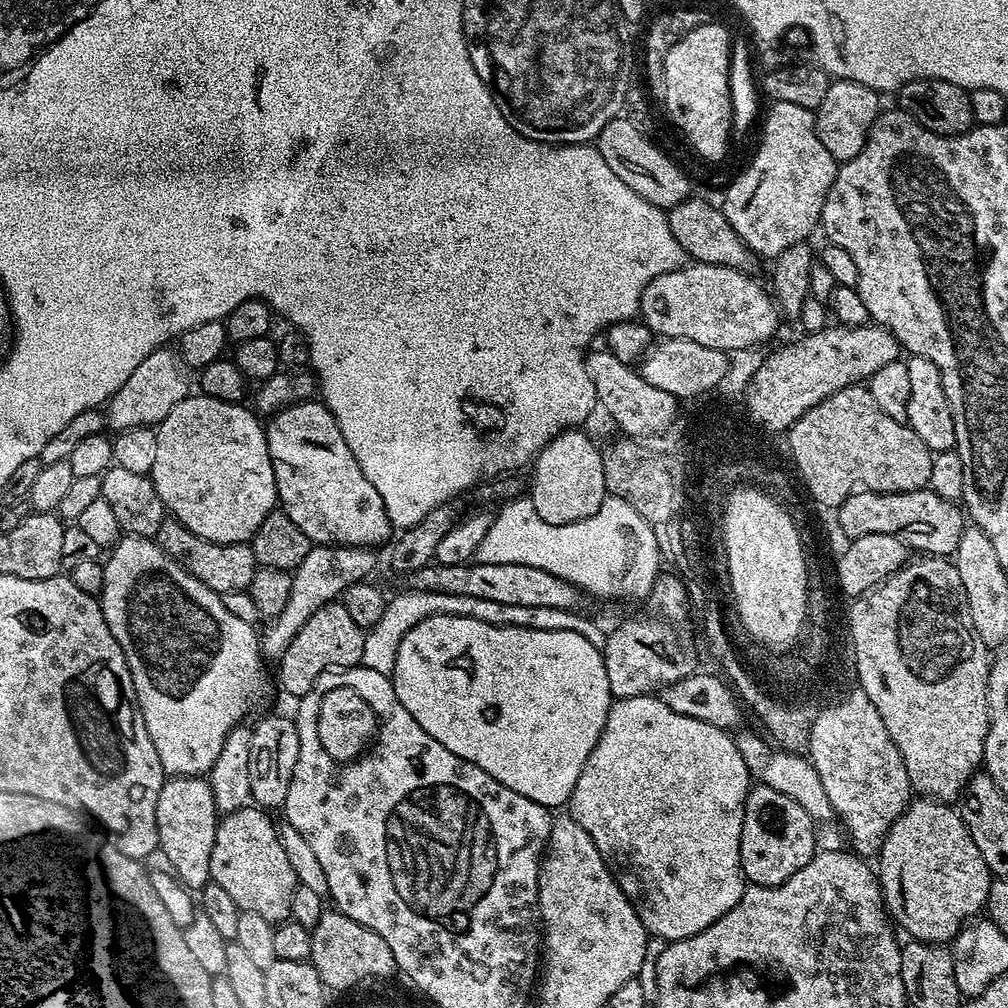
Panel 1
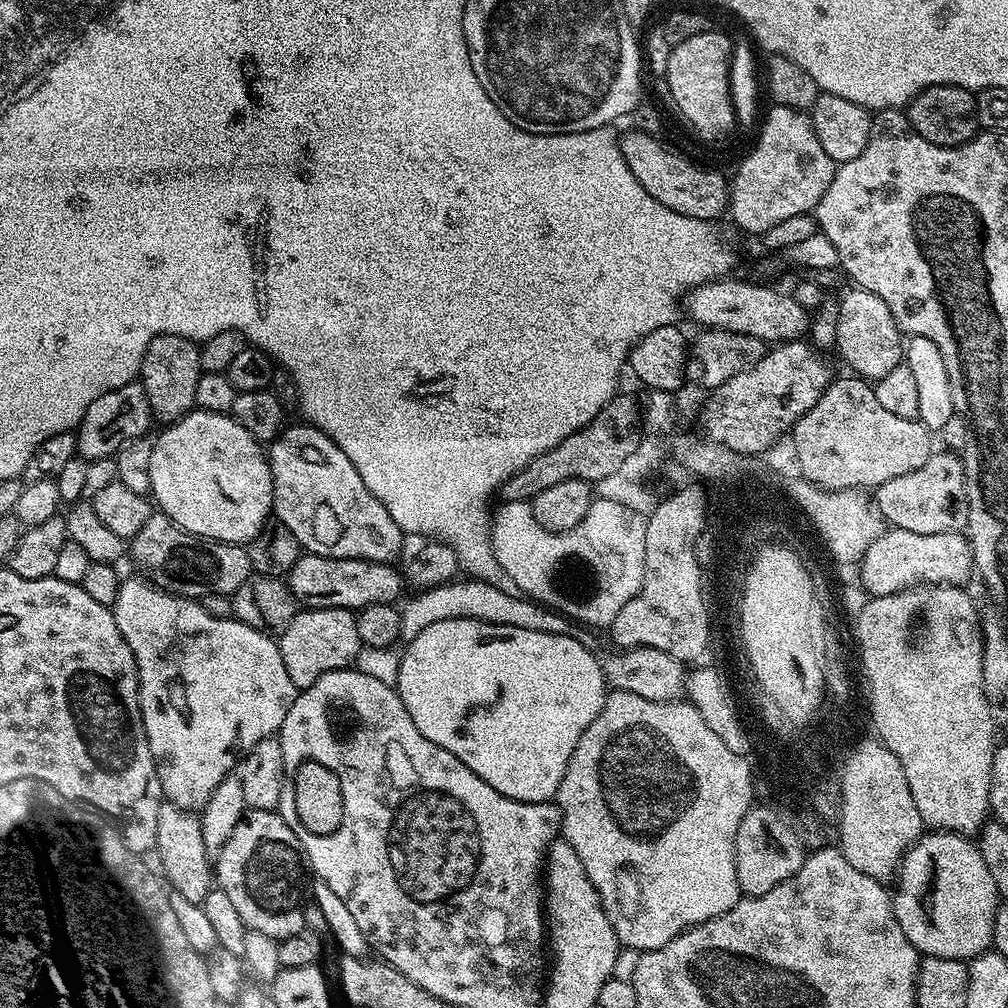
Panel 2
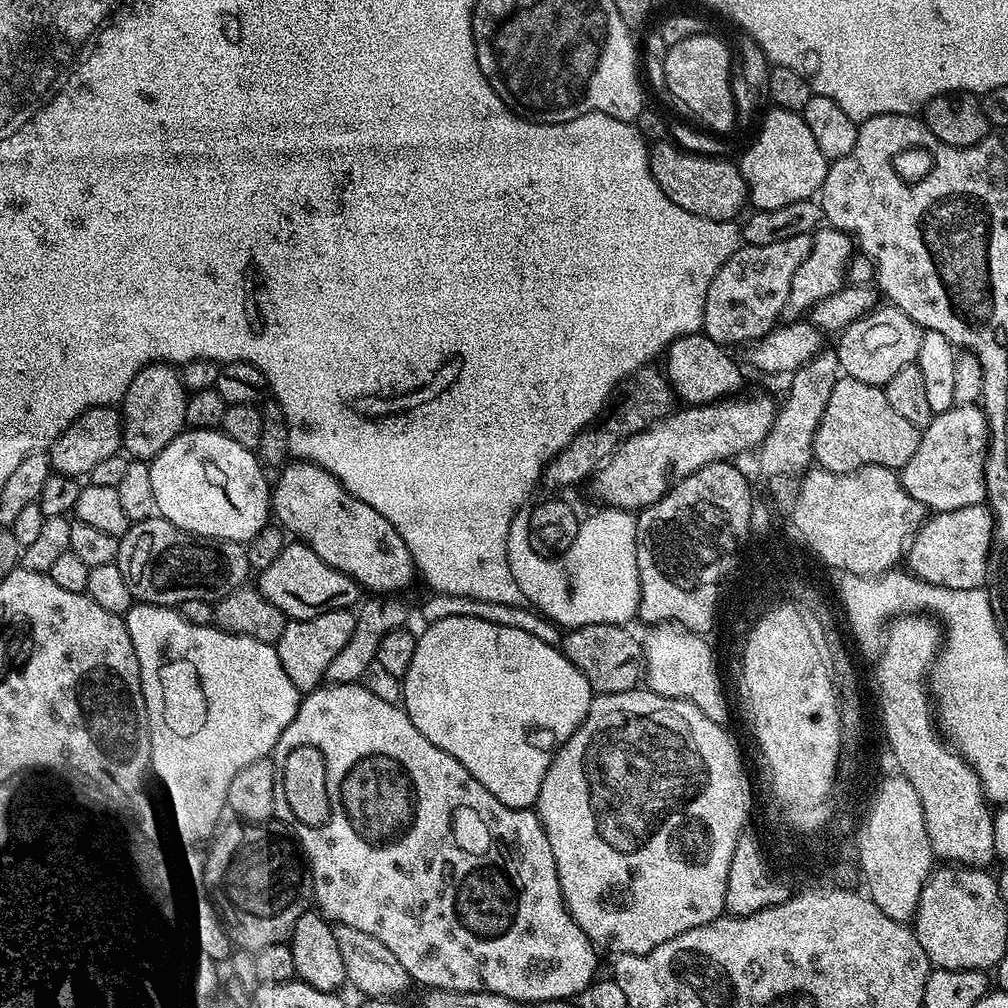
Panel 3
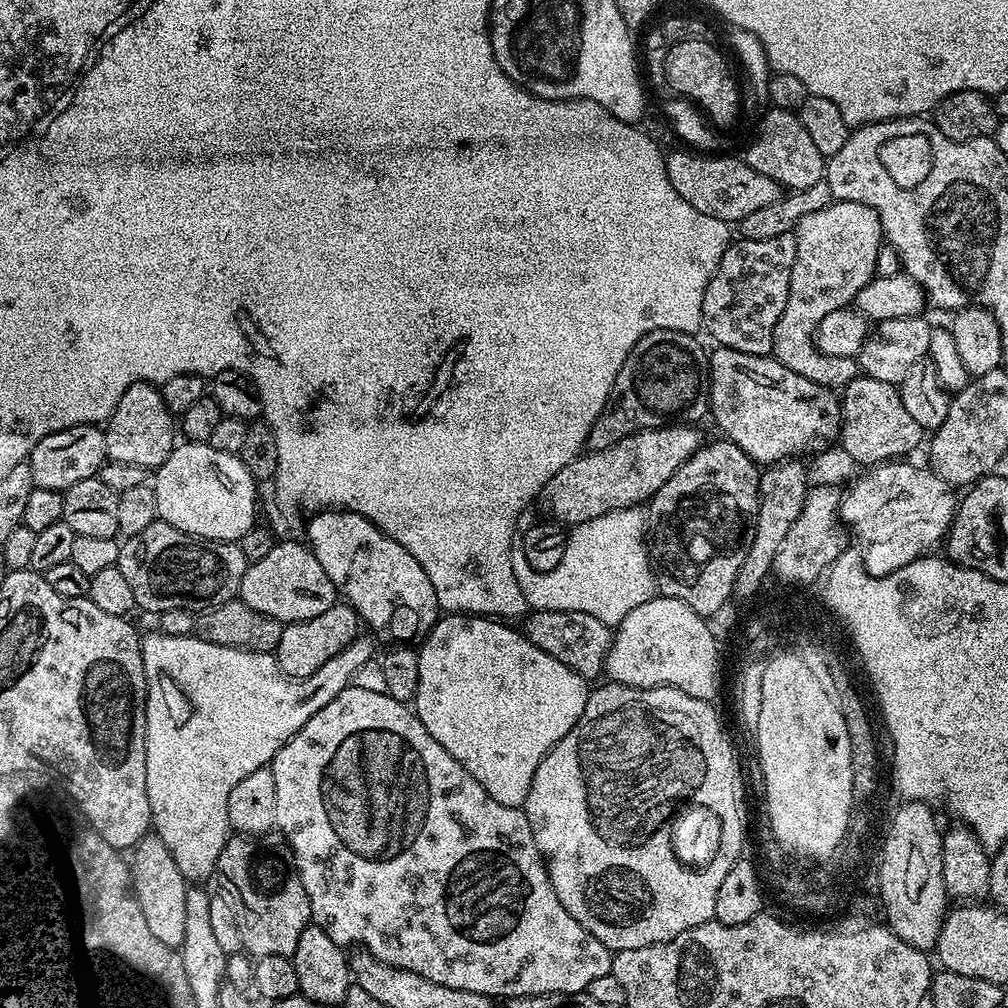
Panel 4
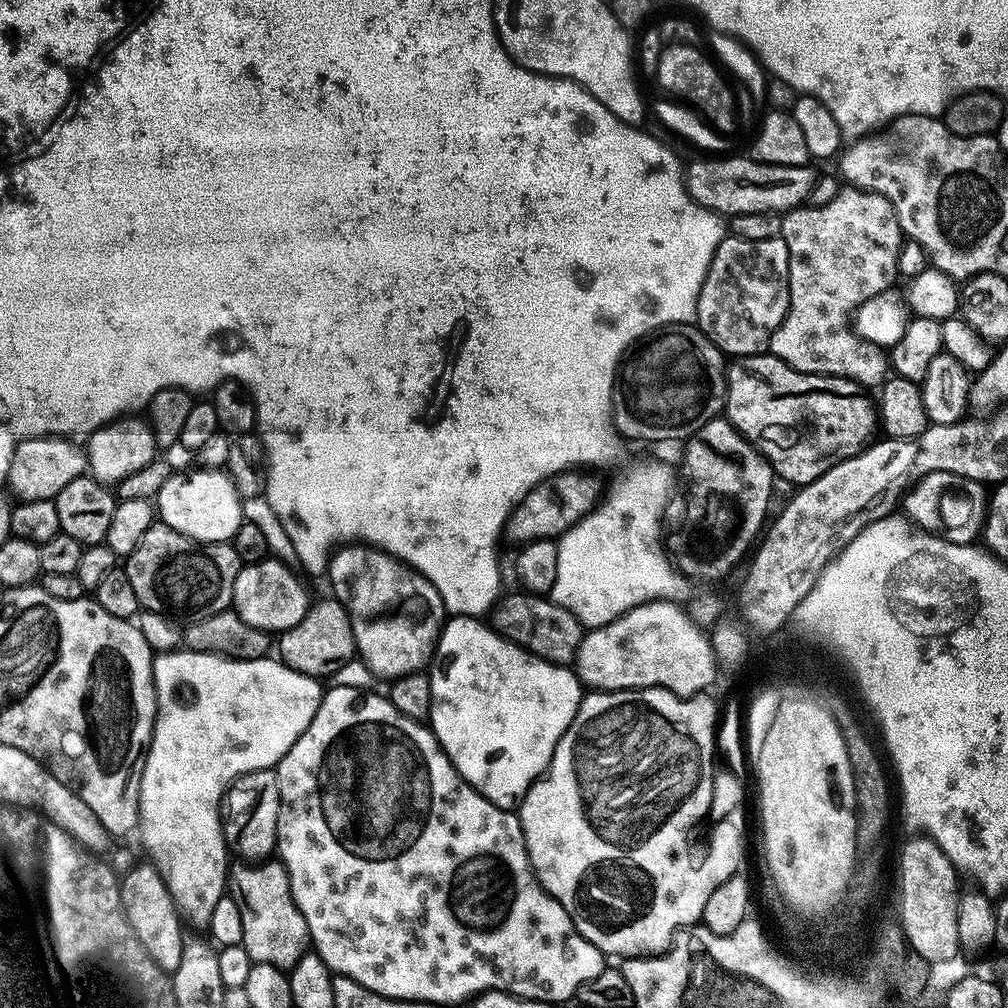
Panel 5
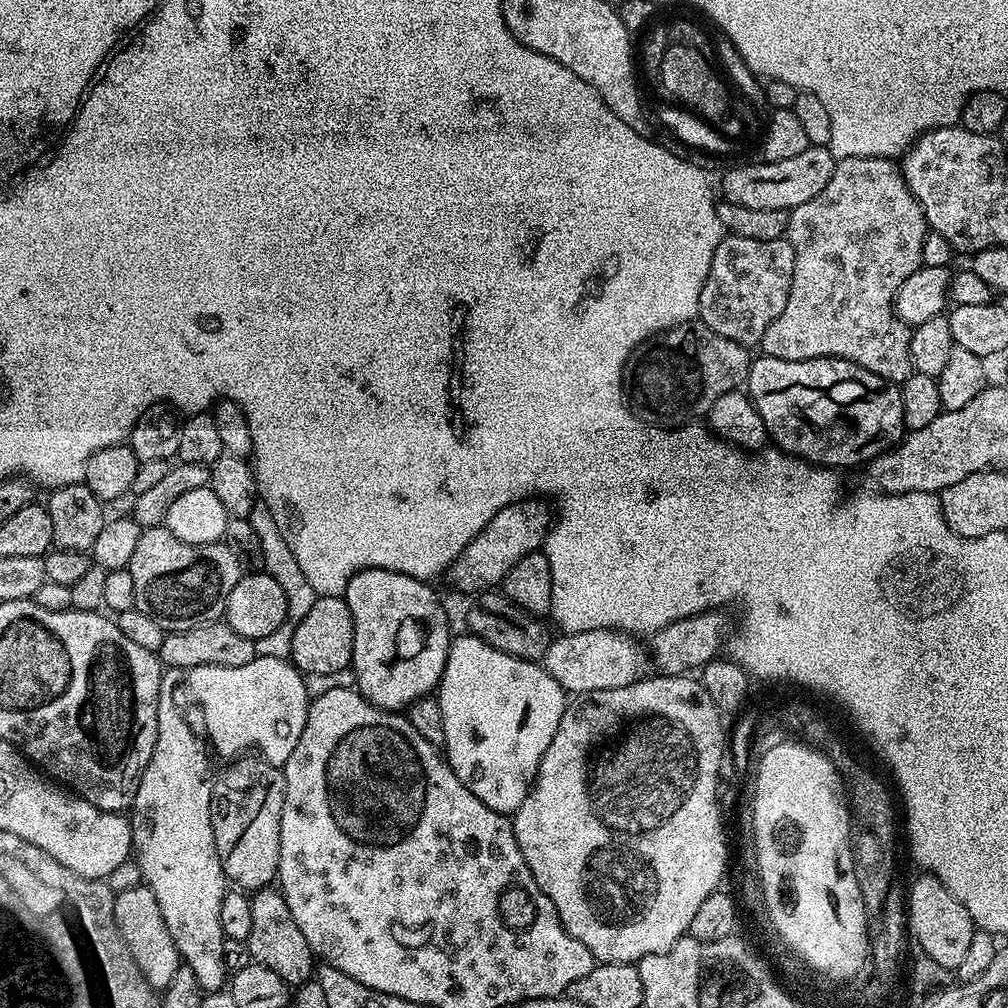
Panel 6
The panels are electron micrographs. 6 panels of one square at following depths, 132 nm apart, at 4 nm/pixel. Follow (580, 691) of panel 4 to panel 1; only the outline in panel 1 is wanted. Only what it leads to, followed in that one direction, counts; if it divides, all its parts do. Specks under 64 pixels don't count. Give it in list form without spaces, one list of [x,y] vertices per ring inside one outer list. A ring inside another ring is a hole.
[[[450,613],[426,617],[405,634],[401,645],[398,646],[390,679],[394,686],[394,694],[398,694],[398,702],[402,702],[406,710],[410,710],[410,718],[414,718],[414,722],[418,722],[418,726],[422,726],[422,730],[426,730],[430,738],[442,742],[442,746],[446,746],[450,754],[458,754],[458,758],[486,770],[490,778],[514,790],[514,794],[522,794],[522,798],[530,798],[530,802],[538,802],[549,810],[560,810],[567,805],[574,790],[574,782],[578,782],[578,774],[582,774],[582,766],[586,766],[586,758],[590,758],[590,750],[594,750],[606,726],[606,718],[614,699],[610,690],[610,678],[606,678],[603,651],[590,646],[590,642],[586,642],[582,634],[574,634],[570,630],[519,628],[518,625],[488,625],[476,618]]]

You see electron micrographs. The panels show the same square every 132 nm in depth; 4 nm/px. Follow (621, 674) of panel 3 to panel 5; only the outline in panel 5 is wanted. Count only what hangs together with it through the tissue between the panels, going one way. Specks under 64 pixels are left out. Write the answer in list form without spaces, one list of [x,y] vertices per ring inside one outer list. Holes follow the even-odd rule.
[[[516,590],[513,596],[501,595],[490,613],[490,627],[512,644],[524,648],[531,656],[552,664],[568,666],[575,661],[576,652],[584,638],[580,619],[551,598],[533,596]]]

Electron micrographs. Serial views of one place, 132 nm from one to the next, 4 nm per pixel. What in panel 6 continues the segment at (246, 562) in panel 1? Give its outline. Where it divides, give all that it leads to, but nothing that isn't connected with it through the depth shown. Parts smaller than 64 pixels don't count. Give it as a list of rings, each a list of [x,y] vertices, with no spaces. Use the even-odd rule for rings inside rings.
[[[166,526],[141,531],[128,569],[130,578],[134,578],[137,610],[150,614],[150,618],[154,618],[165,633],[190,630],[190,626],[221,619],[230,590],[238,586],[242,575],[242,566],[227,544],[182,542],[182,538],[178,538]]]

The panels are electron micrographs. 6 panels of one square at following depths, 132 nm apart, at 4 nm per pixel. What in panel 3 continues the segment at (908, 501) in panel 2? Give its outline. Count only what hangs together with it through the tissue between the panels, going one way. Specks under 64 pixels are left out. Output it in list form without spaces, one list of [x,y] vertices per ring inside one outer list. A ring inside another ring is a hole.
[[[957,404],[950,410],[938,412],[928,425],[922,429],[918,450],[914,450],[914,458],[899,469],[898,475],[904,489],[926,510],[937,512],[953,512],[966,506],[974,506],[985,499],[984,464],[988,460],[988,422],[984,419],[983,407],[976,404]]]

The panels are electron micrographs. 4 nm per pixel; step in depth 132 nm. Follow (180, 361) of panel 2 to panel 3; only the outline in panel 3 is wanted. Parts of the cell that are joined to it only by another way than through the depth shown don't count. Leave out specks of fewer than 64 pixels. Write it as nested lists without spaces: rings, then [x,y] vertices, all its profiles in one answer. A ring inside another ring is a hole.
[[[157,362],[140,368],[138,374],[134,374],[134,382],[130,382],[122,401],[123,451],[132,460],[150,462],[162,450],[166,450],[166,446],[170,446],[172,439],[185,431],[184,419],[186,418],[186,402],[188,398],[189,393],[185,389],[179,371],[173,365],[167,362]]]

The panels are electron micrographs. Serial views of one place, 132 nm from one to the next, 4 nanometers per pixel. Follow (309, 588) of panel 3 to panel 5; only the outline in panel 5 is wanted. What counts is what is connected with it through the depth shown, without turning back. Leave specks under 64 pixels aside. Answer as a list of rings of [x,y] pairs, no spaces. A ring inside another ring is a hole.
[[[269,558],[257,564],[244,564],[238,578],[234,578],[234,594],[231,607],[240,615],[242,622],[269,634],[279,634],[298,626],[308,613],[308,592],[300,585],[293,569],[282,561]]]

